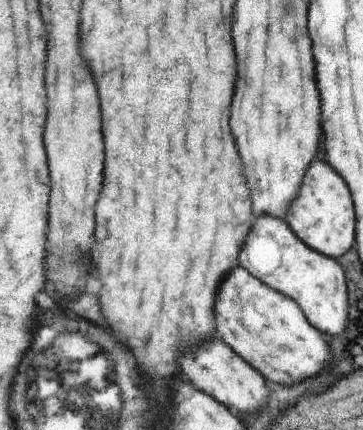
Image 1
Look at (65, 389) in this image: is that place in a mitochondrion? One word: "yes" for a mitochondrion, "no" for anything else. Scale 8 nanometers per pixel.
yes

